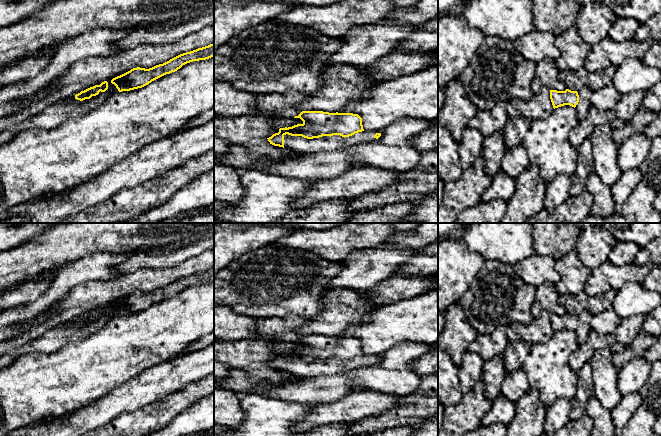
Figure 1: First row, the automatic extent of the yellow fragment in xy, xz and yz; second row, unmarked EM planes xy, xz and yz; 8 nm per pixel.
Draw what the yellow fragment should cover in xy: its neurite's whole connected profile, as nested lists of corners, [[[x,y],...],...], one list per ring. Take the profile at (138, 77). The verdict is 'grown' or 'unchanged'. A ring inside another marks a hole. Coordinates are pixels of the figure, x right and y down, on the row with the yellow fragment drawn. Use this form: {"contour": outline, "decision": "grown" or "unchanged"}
{"contour": [[[214,43],[196,50],[180,54],[169,61],[152,68],[133,68],[130,71],[111,80],[119,92],[142,88],[152,81],[172,72],[177,71],[183,65],[199,60],[214,57]]], "decision": "unchanged"}

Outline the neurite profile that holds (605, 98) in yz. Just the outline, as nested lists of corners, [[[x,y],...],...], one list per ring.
[[[609,81],[602,88],[592,92],[590,102],[591,105],[599,109],[615,111],[620,97],[621,94],[616,90],[614,84]]]

